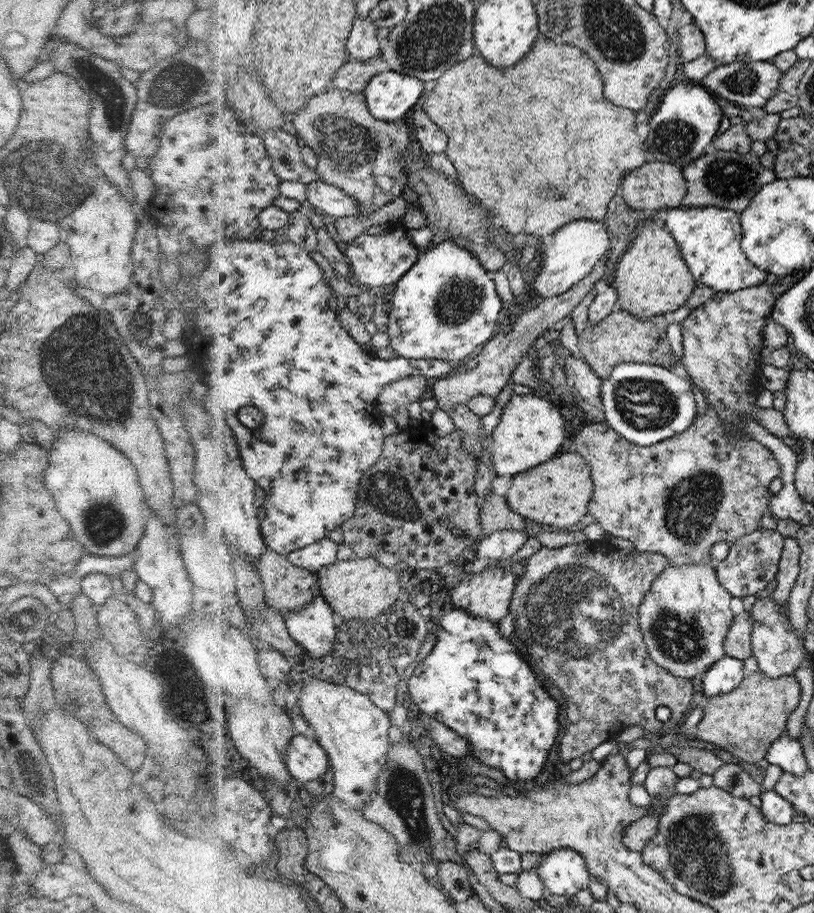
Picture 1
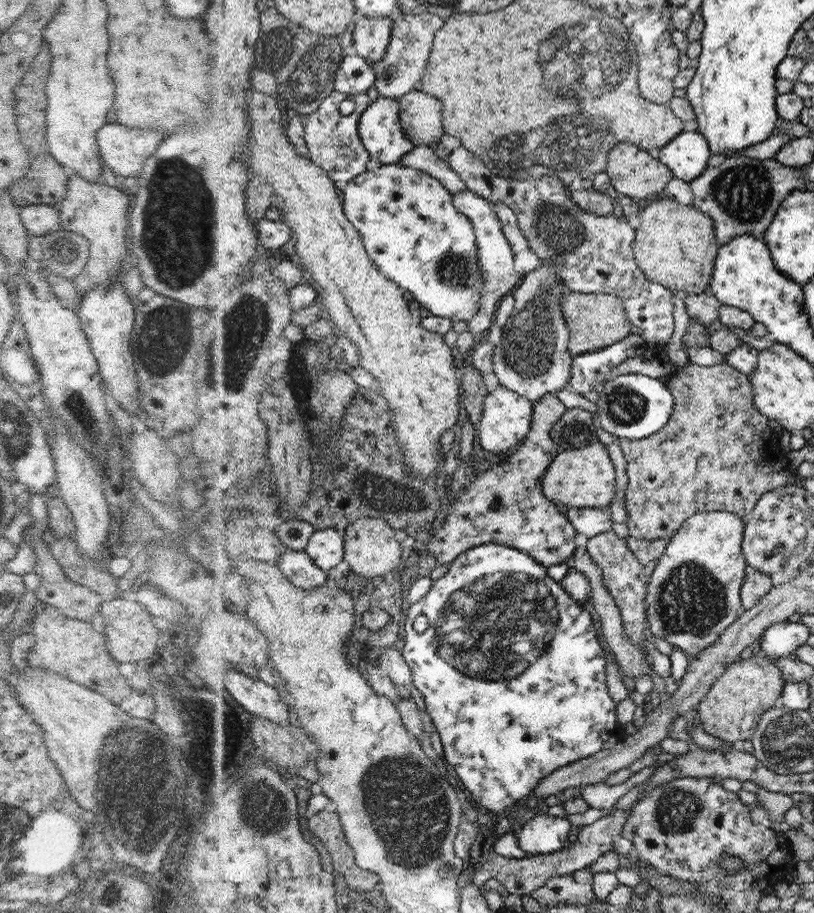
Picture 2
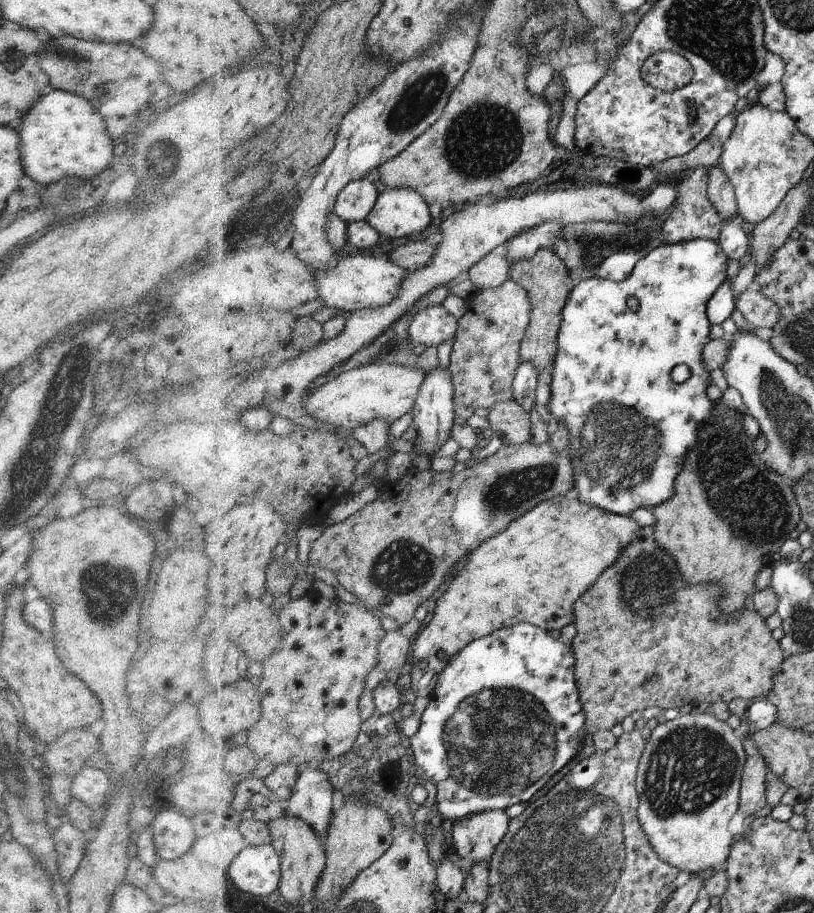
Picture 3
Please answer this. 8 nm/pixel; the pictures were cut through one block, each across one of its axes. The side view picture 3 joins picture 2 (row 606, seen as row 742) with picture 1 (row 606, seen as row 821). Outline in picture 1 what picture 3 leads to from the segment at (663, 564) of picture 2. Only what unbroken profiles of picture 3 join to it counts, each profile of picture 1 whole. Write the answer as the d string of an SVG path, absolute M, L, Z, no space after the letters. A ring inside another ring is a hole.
M709 562L668 565L654 579L640 607L640 628L650 658L677 678L695 678L698 674L709 673L710 668L725 656L724 643L729 635L730 624L733 624L730 600L732 596L718 581L717 569L710 566Z

